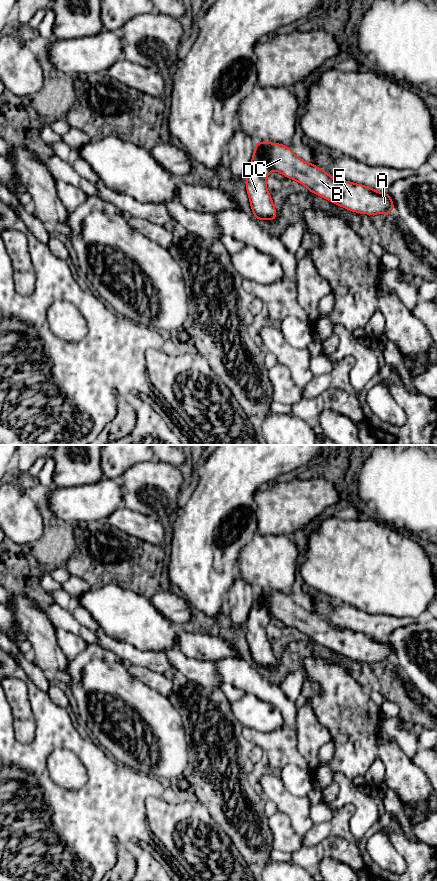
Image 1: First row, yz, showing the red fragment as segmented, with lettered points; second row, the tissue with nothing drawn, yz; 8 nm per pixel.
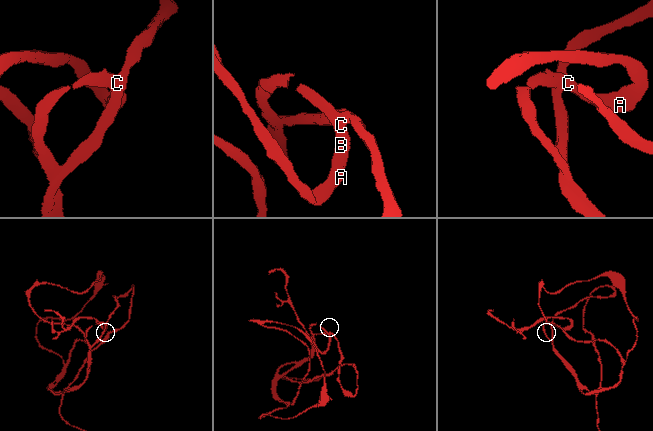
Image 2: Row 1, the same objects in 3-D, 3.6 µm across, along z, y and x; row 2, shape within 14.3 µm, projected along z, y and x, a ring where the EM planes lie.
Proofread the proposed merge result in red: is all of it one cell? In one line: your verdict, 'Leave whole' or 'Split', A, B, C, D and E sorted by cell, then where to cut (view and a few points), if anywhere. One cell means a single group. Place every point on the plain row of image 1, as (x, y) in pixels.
Leave whole. Groups: A B C D E. No split

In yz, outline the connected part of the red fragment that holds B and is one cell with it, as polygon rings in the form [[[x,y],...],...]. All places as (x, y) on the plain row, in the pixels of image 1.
[[[260,589],[255,591],[245,629],[253,664],[259,669],[275,669],[277,666],[266,634],[272,617],[301,631],[310,641],[347,658],[369,663],[394,660],[394,651],[388,640],[380,641],[362,632],[336,627],[323,617],[298,606],[287,593]]]

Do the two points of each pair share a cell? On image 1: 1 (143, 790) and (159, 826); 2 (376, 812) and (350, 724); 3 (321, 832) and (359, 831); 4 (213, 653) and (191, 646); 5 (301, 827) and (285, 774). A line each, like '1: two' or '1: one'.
1: two
2: two
3: two
4: one
5: two

